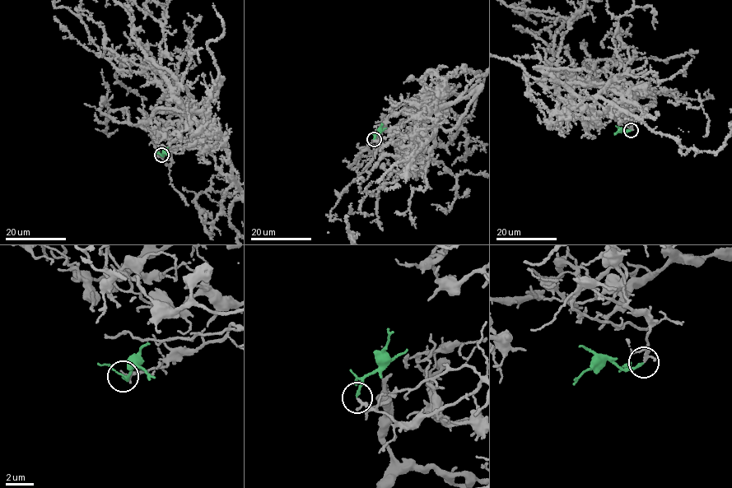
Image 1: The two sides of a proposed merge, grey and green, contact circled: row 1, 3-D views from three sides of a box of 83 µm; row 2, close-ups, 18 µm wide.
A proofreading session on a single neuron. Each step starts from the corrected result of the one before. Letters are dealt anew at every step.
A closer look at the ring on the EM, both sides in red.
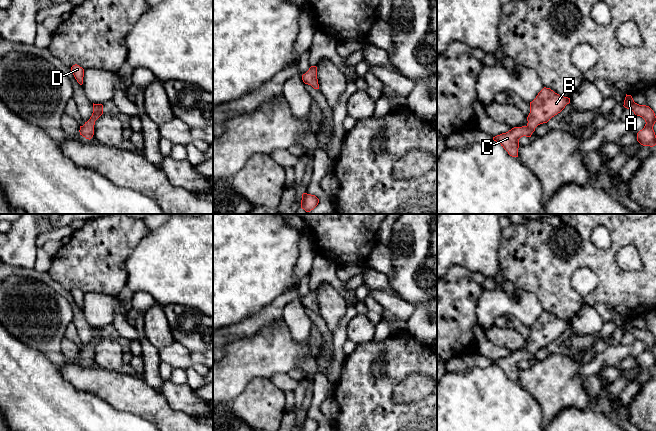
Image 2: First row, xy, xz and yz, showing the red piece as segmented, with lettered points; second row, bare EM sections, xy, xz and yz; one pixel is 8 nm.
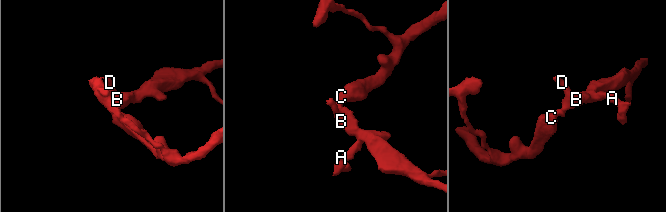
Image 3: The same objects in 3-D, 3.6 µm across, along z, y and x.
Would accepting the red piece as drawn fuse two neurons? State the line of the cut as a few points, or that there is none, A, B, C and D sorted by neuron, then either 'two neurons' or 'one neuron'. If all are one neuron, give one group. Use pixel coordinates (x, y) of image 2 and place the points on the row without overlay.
no cut | A B C D | one neuron

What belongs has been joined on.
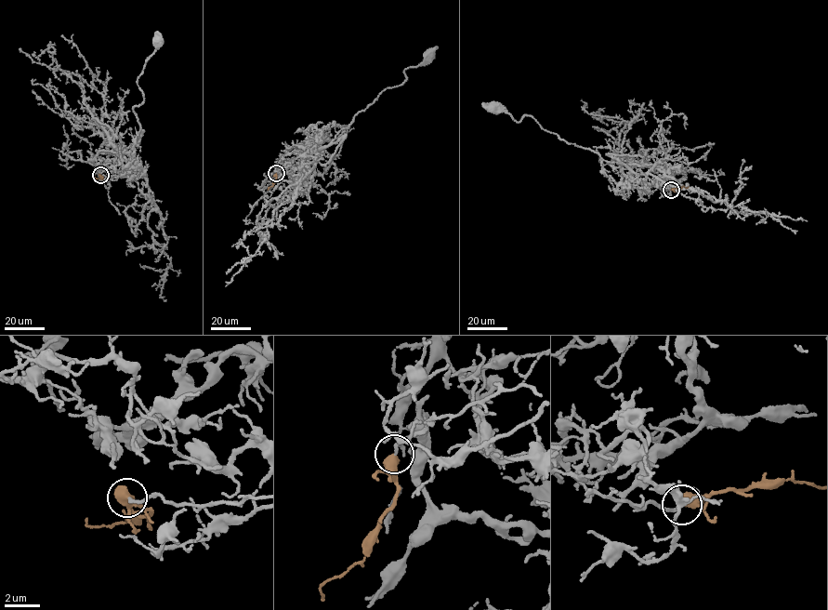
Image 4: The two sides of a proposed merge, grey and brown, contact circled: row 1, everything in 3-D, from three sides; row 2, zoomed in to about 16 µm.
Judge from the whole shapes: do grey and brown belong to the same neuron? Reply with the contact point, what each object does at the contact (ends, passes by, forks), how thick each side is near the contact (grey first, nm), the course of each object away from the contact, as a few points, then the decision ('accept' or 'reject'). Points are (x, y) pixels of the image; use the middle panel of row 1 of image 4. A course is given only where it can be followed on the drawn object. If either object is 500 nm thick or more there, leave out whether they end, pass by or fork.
(276, 173) | grey ends | brown forks | 160/340 nm | grey via (276, 173), (291, 165), (301, 166), (306, 158), (329, 143), (379, 94), (402, 84), (405, 70), (430, 55) | brown via (276, 173), (276, 178), (268, 190) | accept

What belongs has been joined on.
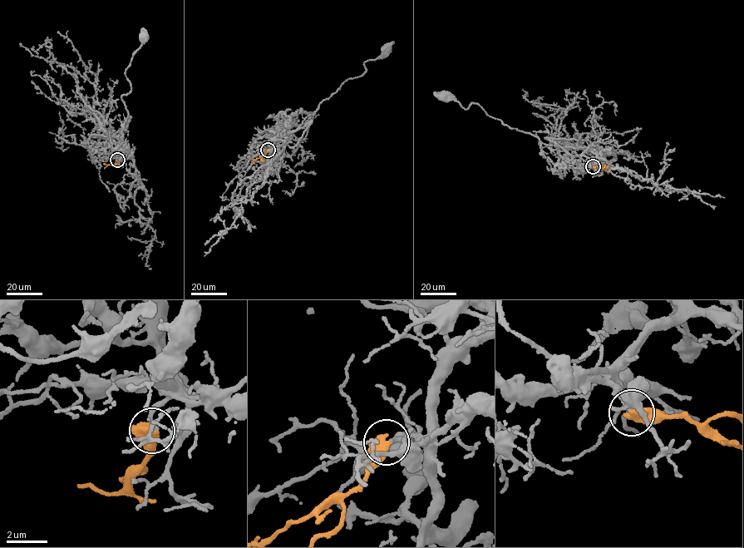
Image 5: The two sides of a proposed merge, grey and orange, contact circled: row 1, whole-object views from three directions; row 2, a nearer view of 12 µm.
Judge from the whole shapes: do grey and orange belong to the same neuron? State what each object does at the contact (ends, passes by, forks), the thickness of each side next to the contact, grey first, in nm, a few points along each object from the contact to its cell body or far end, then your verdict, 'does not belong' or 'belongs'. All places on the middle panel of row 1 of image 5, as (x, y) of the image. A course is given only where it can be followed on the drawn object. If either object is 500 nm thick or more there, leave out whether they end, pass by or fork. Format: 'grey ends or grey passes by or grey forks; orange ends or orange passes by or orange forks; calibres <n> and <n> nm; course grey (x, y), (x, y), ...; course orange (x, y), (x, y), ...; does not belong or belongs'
calibres 180 and 750 nm; course grey (268, 150), (286, 134), (296, 130), (342, 84), (362, 75), (366, 71), (365, 62), (379, 56), (387, 49); course orange (268, 150), (253, 160), (254, 164); belongs

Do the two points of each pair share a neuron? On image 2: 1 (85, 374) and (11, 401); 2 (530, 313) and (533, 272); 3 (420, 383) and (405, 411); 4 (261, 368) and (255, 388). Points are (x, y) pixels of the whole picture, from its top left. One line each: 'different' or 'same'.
1: different
2: different
3: different
4: different

